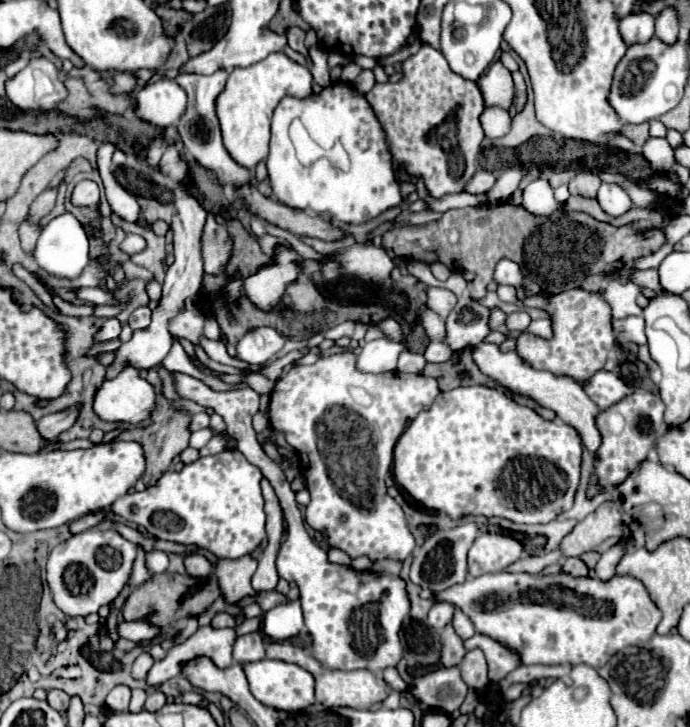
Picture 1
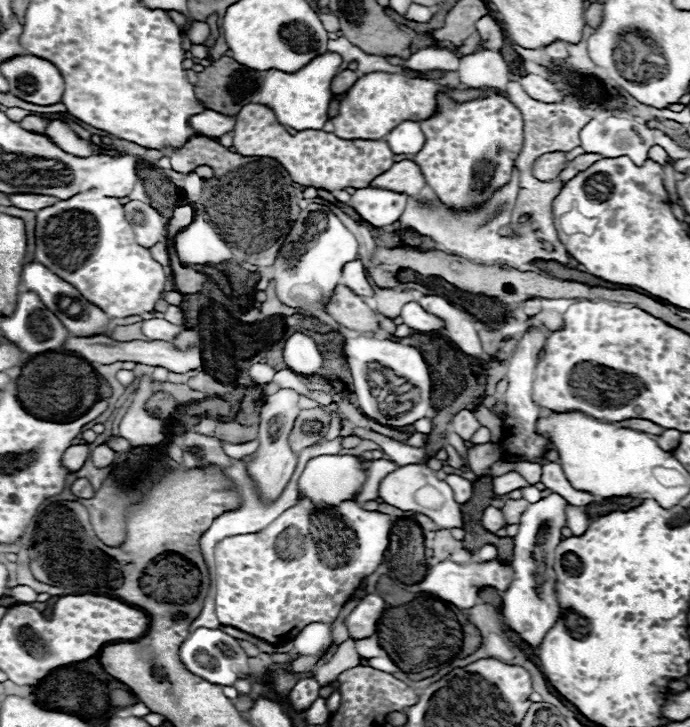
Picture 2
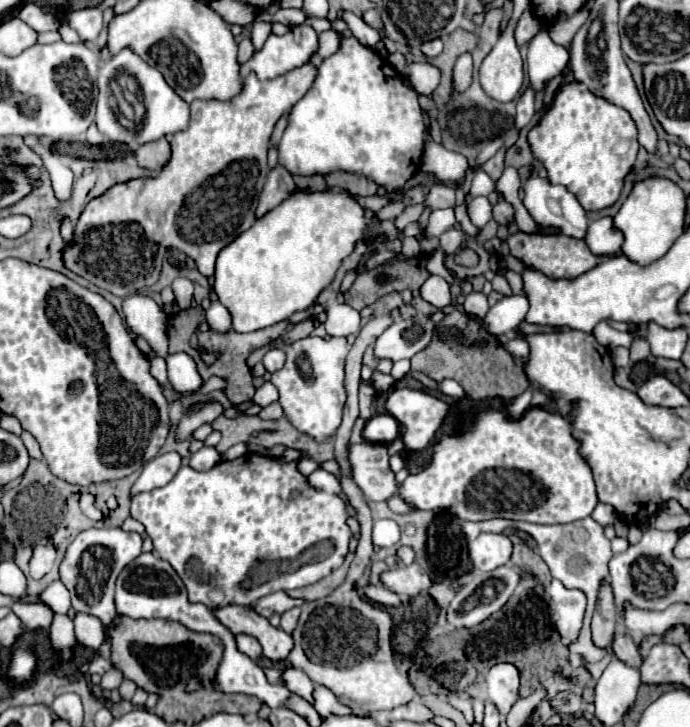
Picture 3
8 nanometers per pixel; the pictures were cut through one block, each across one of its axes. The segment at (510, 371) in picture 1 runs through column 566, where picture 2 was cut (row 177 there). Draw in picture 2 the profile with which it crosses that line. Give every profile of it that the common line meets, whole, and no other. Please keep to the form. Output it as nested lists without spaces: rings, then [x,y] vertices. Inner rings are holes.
[[[402,160],[402,162],[394,162],[388,172],[376,176],[376,180],[372,180],[370,186],[402,192],[408,196],[418,196],[426,186],[426,180],[416,162]]]

